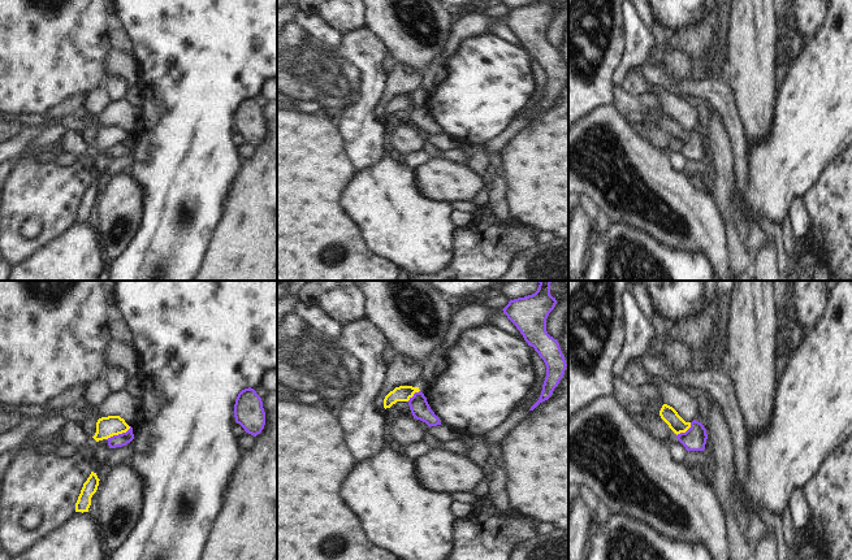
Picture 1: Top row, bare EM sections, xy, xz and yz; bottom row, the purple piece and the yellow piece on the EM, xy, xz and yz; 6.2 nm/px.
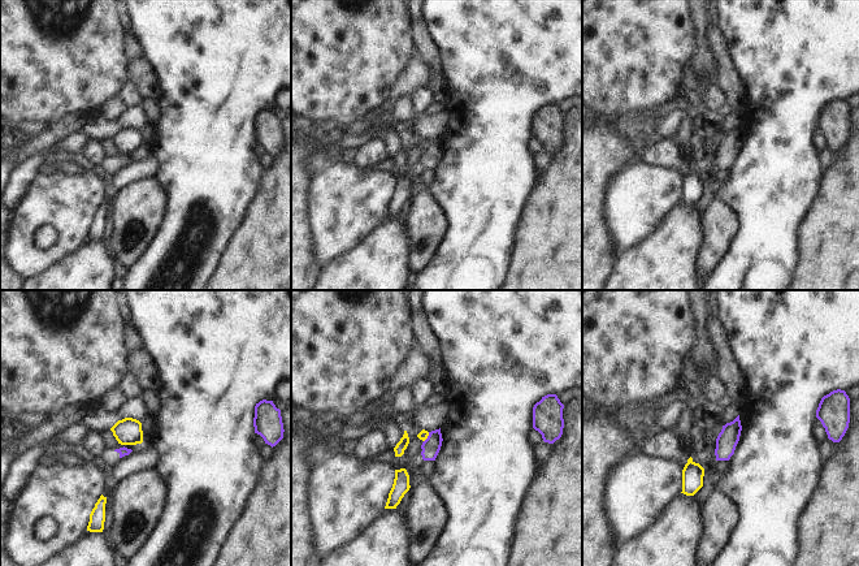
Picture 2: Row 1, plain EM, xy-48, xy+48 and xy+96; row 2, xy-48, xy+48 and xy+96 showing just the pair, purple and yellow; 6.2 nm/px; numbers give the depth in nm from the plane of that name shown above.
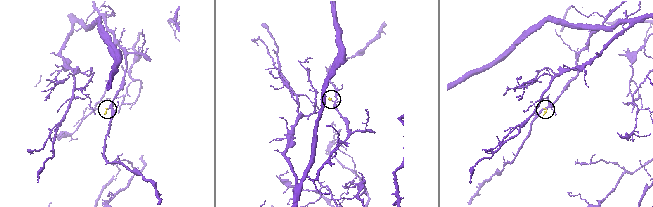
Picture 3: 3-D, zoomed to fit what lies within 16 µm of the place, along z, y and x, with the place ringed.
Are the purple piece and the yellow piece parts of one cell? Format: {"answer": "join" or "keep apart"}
{"answer": "keep apart"}

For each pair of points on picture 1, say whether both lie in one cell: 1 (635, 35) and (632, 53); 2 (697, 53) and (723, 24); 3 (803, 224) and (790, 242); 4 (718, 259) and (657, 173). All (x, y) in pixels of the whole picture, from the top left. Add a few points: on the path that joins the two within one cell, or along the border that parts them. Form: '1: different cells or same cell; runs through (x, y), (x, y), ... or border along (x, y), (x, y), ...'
1: same cell; runs through (635, 39), (635, 50)
2: different cells; border along (716, 33), (719, 44)
3: different cells; border along (787, 215), (792, 233), (803, 239)
4: same cell; runs through (710, 238), (666, 194)

